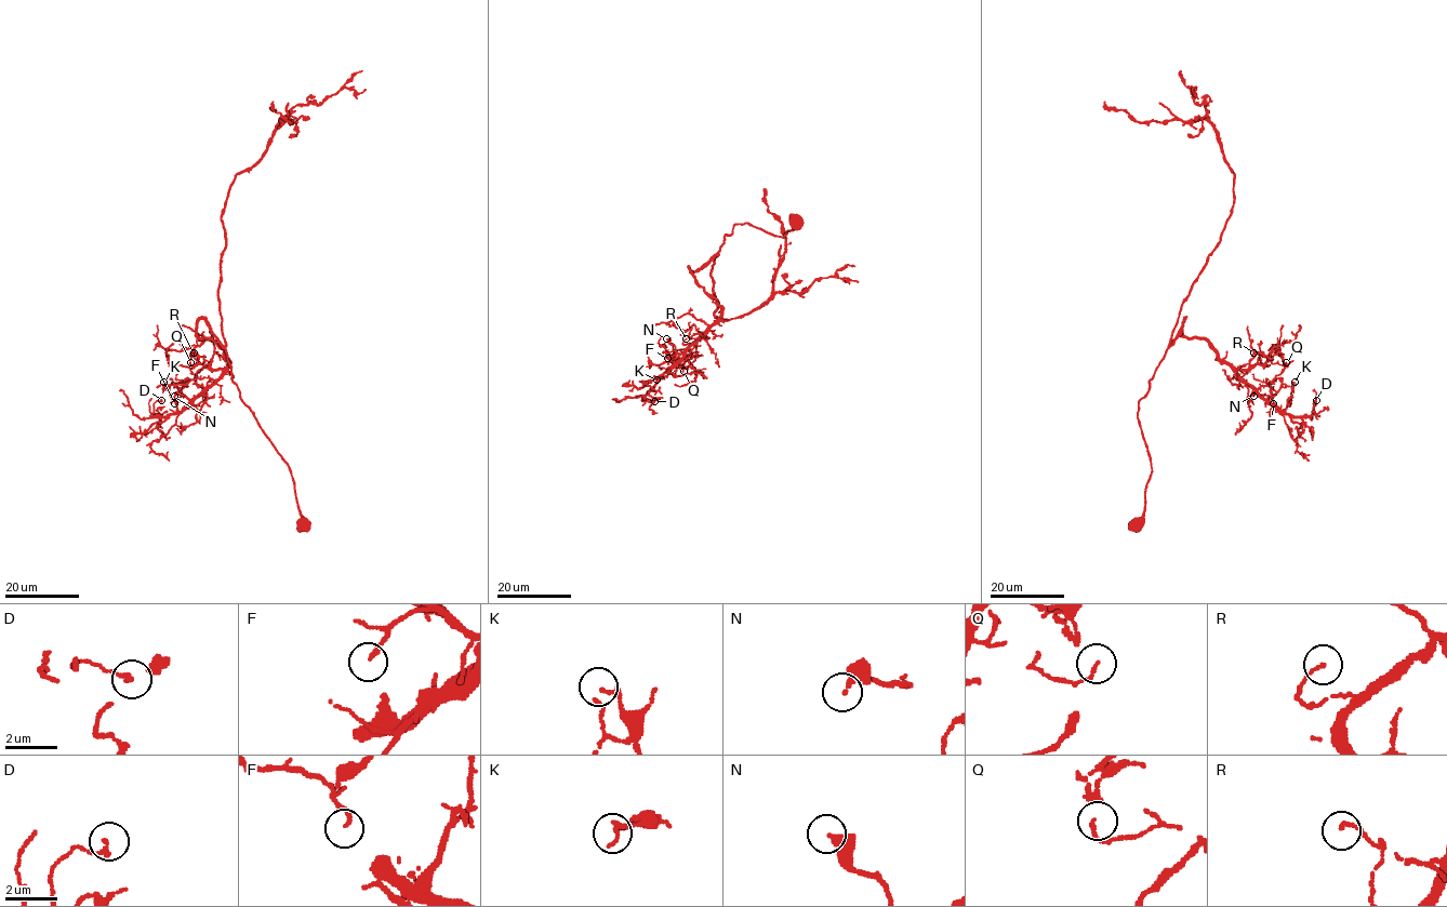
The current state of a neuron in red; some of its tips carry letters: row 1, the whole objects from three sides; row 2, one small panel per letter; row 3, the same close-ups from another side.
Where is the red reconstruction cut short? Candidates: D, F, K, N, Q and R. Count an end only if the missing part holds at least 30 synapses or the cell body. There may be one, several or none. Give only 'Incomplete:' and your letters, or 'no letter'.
Incomplete: no letter

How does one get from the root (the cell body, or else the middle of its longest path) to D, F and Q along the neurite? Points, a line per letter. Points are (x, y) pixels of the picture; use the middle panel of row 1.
D: (796, 221), (783, 237), (737, 224), (702, 268), (689, 268), (721, 314), (646, 396), (654, 401)
F: (796, 221), (783, 237), (737, 224), (702, 268), (689, 268), (721, 314), (682, 352), (667, 358)
Q: (796, 221), (783, 237), (737, 224), (702, 268), (689, 268), (721, 316), (689, 347), (697, 357), (684, 371)

